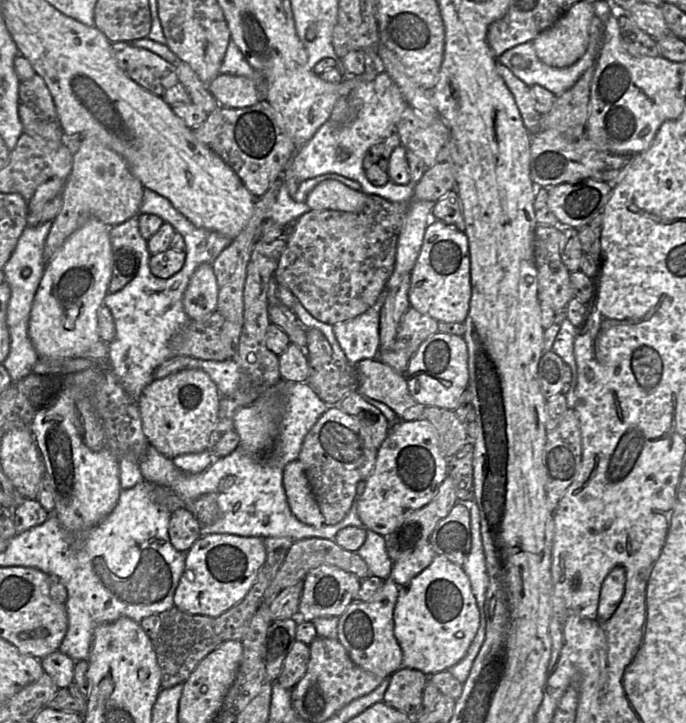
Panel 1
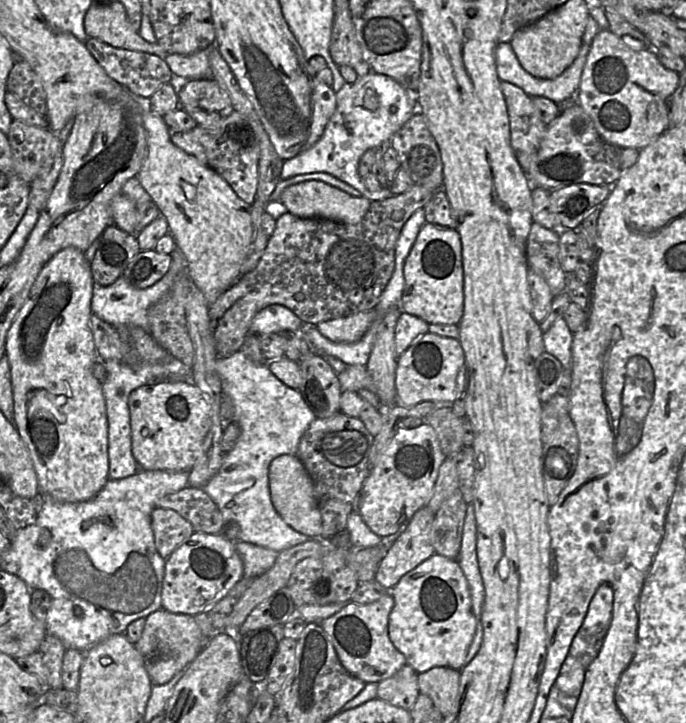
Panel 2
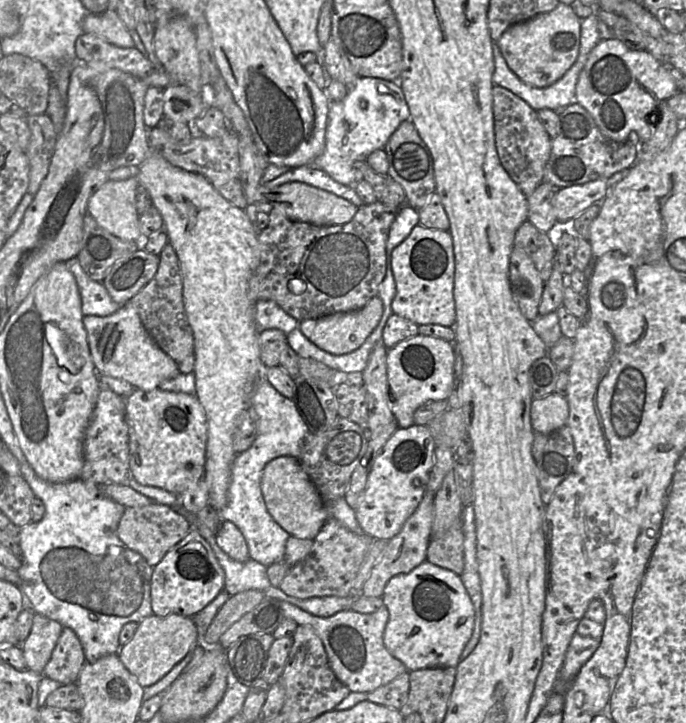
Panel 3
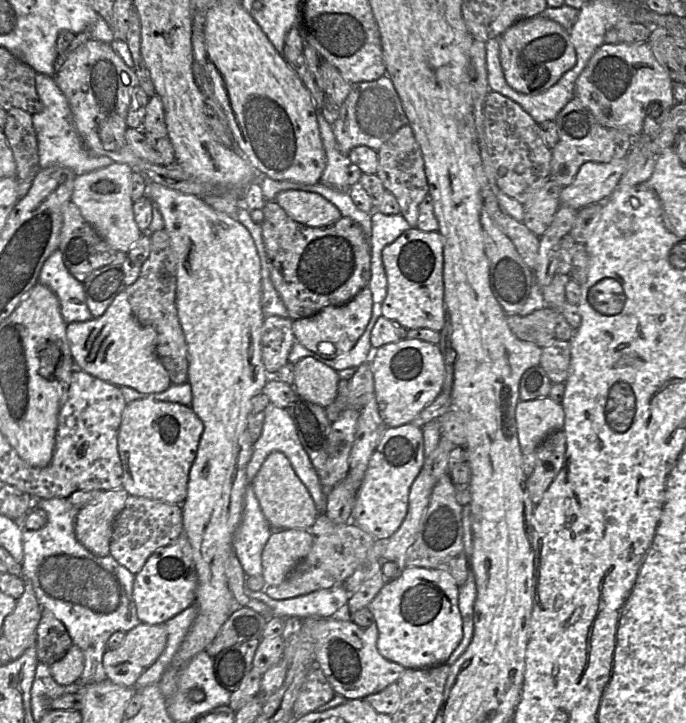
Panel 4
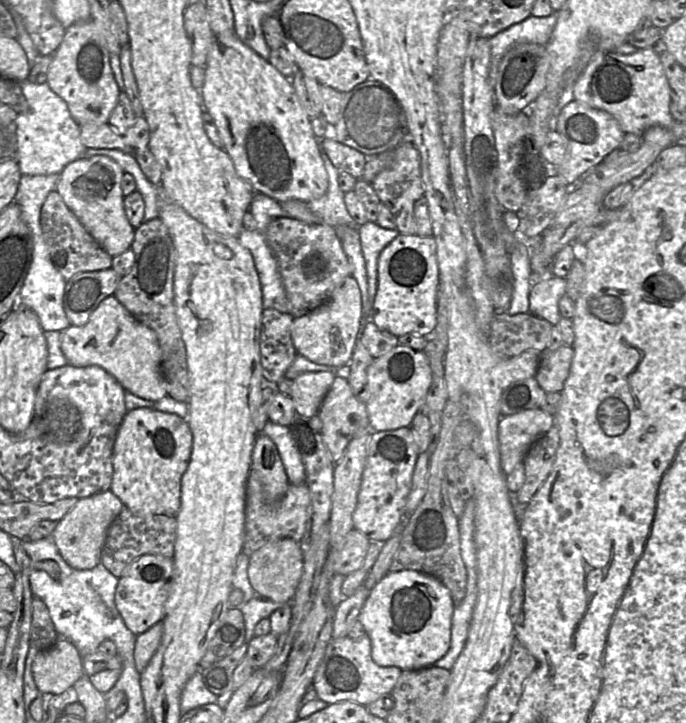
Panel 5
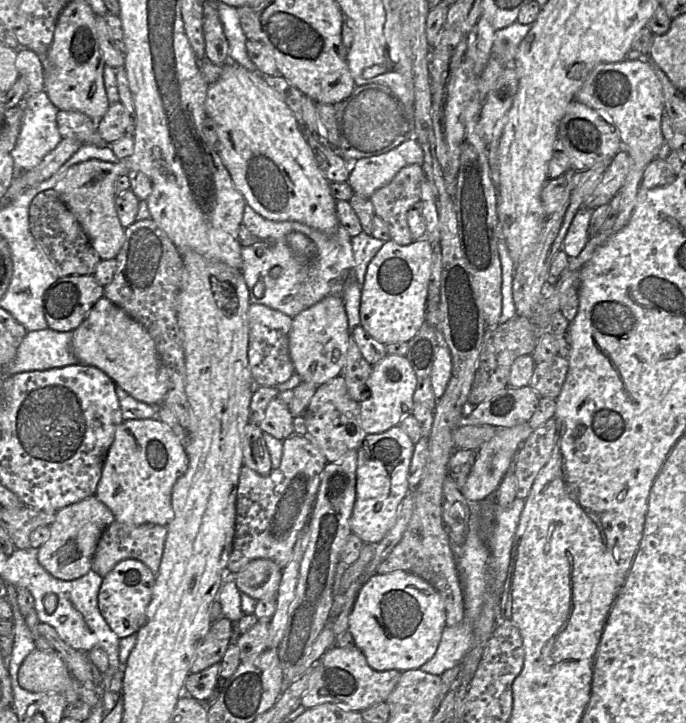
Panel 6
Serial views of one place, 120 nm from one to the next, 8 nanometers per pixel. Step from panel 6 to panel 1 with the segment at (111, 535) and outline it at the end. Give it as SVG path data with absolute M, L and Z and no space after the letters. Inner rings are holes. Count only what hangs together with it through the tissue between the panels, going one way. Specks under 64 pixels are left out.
M177 509L170 515L168 534L172 546L186 553L201 537L201 524L186 509Z

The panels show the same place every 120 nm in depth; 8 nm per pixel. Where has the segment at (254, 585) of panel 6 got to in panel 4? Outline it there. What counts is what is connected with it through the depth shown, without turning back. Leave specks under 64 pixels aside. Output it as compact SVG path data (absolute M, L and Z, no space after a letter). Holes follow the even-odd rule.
M273 530L262 552L262 574L268 586L280 585L293 568L311 551L313 537L308 530Z

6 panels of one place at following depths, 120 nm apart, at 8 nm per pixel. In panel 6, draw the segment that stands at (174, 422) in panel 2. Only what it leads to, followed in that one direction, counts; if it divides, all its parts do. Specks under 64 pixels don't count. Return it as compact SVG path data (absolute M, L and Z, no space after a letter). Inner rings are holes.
M157 417L123 420L117 428L108 450L94 495L112 511L115 520L120 523L129 525L158 524L167 527L173 518L172 489L177 480L187 471L188 464L189 458L184 441Z

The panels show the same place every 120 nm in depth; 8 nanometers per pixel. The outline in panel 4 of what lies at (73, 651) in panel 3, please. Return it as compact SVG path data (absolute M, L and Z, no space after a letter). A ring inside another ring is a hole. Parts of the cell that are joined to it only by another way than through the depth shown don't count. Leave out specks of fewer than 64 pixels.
M43 609L37 627L36 654L38 661L48 666L60 660L73 645L73 641L56 616Z

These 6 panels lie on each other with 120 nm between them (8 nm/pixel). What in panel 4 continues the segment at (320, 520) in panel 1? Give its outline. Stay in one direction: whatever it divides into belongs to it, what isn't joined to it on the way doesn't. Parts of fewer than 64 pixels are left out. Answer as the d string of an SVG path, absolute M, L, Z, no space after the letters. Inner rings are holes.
M275 451L267 456L254 478L253 487L260 508L273 529L309 530L320 515L309 491L281 452Z

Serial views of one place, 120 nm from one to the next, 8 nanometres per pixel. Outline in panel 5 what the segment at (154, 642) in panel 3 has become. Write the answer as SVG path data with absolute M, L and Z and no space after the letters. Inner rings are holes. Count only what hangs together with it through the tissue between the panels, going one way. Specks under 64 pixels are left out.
M94 652L82 657L83 673L101 693L109 691L118 681L122 672L120 658Z

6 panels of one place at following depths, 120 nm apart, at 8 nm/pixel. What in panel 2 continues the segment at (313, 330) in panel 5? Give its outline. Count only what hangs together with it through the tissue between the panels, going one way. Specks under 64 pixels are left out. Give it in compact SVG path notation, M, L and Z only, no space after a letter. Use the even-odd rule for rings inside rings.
M376 310L349 315L343 318L321 322L316 325L319 333L335 343L354 343L366 333L376 319Z

